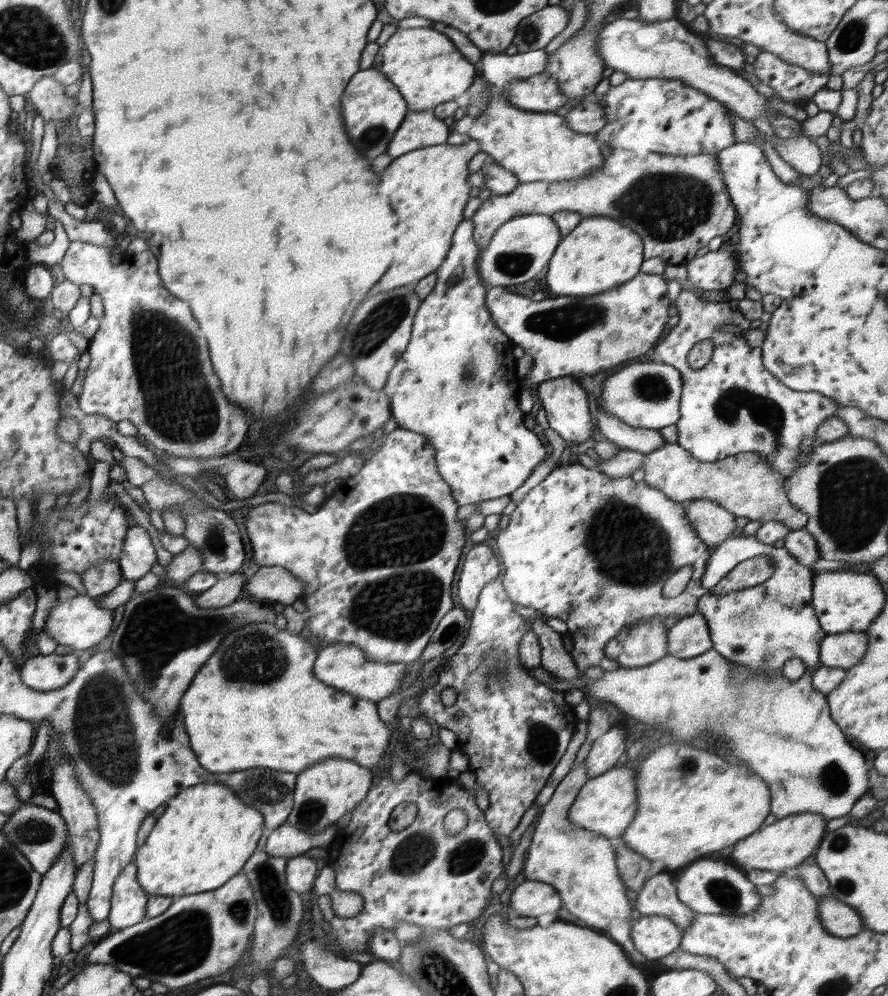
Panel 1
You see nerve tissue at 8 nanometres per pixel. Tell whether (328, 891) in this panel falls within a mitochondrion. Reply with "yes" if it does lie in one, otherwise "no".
no

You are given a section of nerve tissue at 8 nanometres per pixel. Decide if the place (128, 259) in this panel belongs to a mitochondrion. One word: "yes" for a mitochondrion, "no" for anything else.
no

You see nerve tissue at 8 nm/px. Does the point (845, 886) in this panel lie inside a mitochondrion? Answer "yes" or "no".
yes

